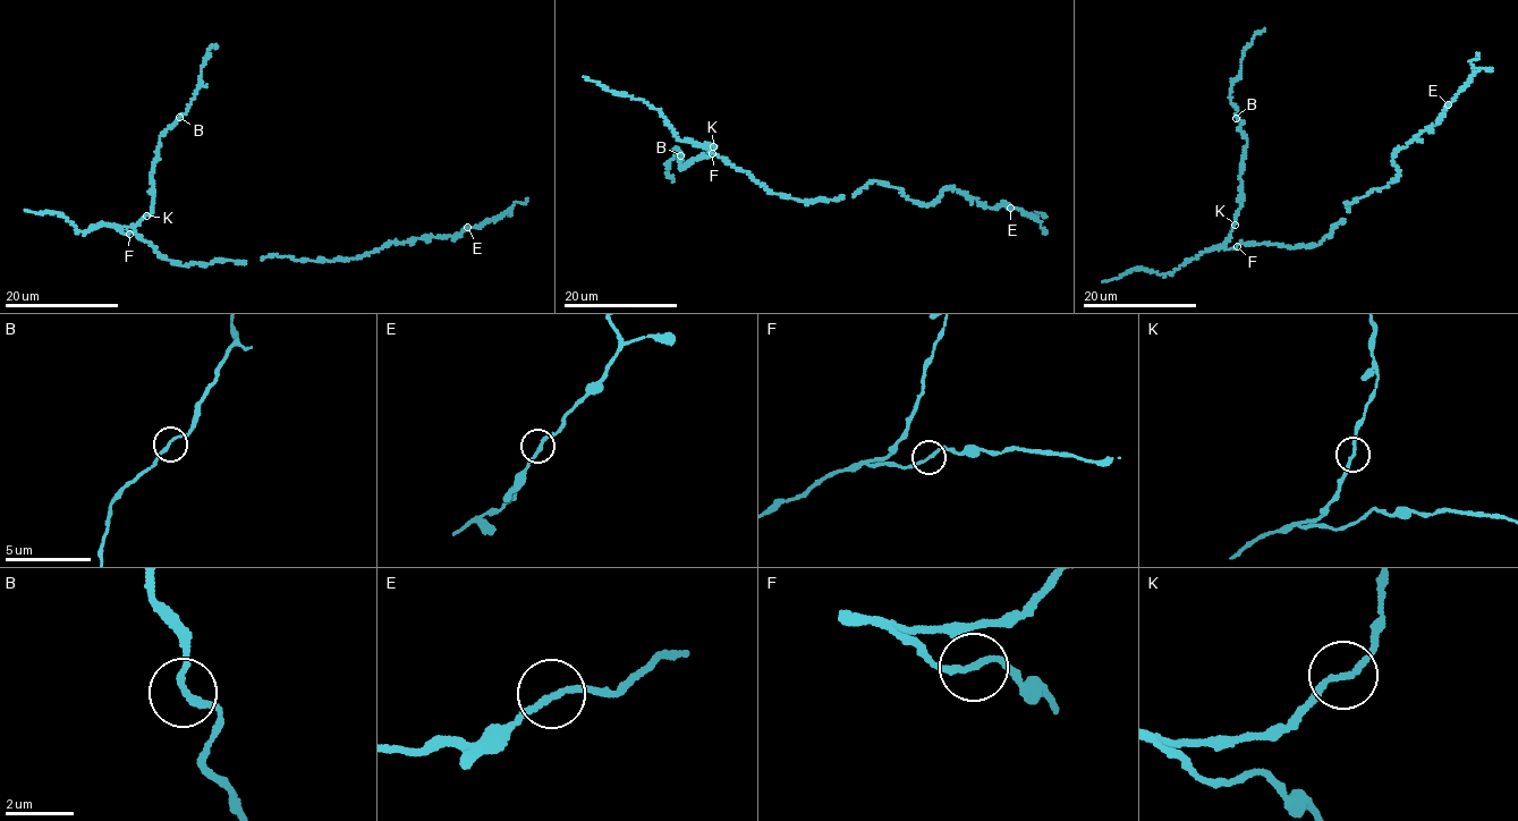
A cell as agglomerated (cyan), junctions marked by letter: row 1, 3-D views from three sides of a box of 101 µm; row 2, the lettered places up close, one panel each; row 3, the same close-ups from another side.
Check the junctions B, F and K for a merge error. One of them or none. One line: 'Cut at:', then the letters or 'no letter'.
Cut at: no letter

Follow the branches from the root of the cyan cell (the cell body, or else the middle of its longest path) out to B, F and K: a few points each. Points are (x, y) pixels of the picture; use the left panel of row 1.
B: (203, 264), (164, 260), (150, 243), (120, 228), (136, 226), (151, 212), (152, 170), (159, 141), (179, 117)
F: (203, 264), (194, 262), (186, 265), (164, 260), (150, 243), (129, 233)
K: (203, 264), (194, 262), (186, 265), (164, 260), (136, 234), (120, 231), (121, 227), (136, 226), (146, 216)

